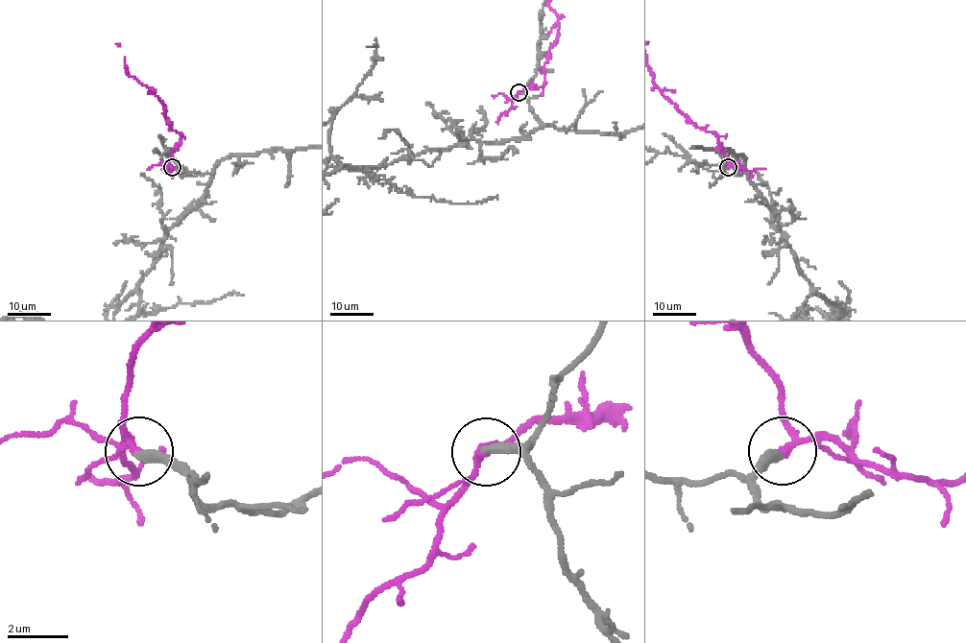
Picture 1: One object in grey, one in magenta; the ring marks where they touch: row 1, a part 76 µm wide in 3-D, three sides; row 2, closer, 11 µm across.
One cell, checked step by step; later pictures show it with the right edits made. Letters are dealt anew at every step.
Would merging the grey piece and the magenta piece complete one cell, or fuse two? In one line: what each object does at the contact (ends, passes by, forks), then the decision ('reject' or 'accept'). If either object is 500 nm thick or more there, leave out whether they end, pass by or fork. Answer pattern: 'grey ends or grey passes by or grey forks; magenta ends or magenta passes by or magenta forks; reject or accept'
grey ends; magenta passes by; accept

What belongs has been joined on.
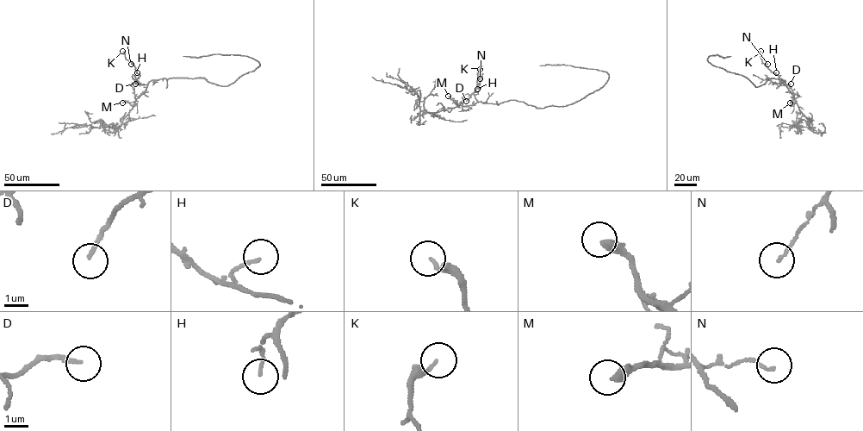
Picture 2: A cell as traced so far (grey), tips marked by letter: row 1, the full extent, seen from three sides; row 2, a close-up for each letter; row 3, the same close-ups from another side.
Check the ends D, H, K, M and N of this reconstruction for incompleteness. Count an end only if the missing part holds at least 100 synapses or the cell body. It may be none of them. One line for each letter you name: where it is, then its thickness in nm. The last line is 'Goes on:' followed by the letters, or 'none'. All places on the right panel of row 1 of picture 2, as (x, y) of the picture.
M: (790, 103) | 360 nm
Goes on: M

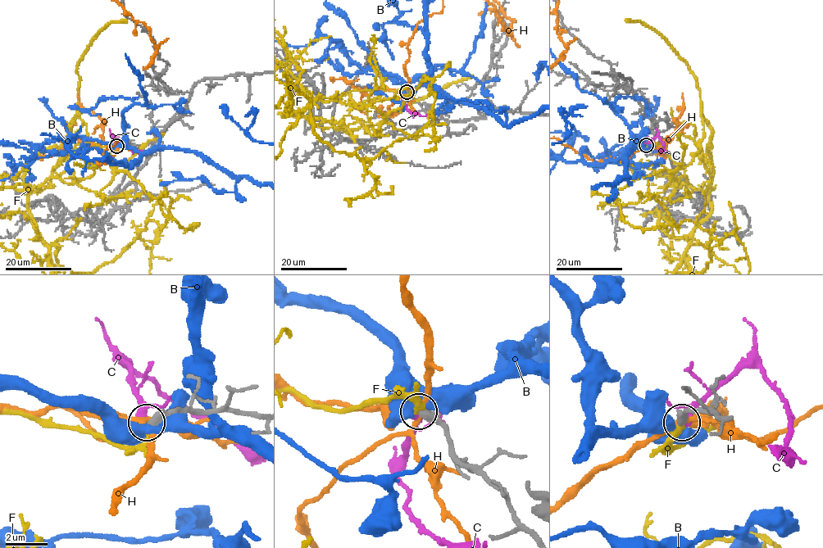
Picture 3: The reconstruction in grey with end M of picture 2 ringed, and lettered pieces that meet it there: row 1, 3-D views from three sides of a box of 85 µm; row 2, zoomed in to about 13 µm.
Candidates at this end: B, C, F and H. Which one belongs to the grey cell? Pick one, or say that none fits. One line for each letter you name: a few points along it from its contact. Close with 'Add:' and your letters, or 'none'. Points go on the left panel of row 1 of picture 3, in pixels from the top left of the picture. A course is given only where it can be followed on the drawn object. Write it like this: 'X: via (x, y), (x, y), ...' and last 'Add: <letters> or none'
Add: none

